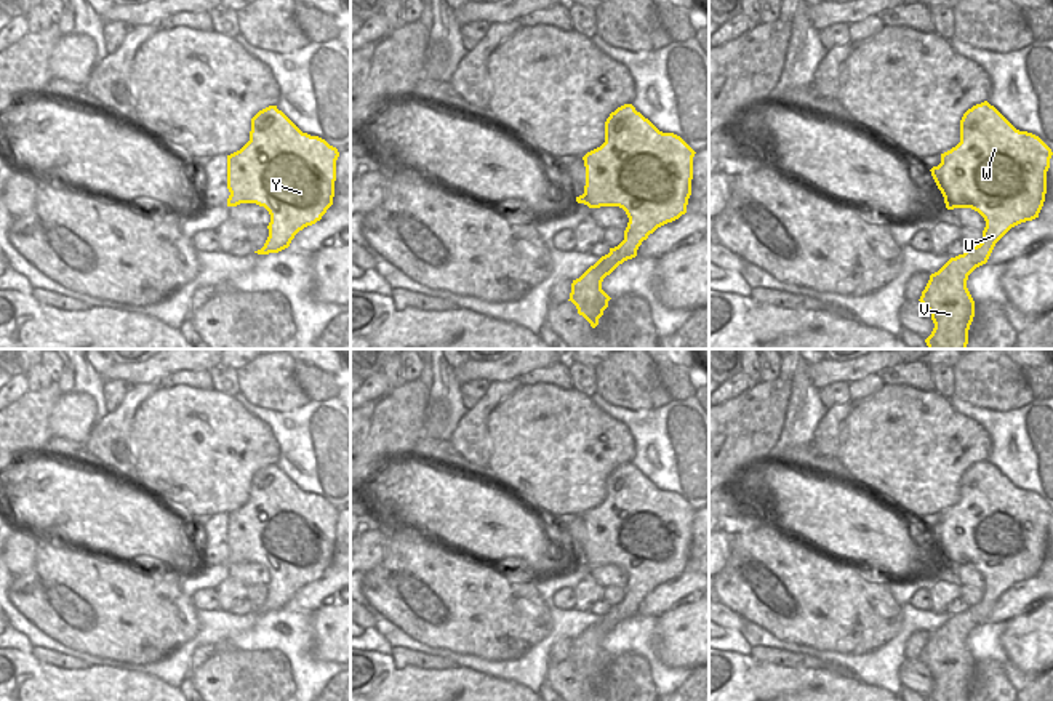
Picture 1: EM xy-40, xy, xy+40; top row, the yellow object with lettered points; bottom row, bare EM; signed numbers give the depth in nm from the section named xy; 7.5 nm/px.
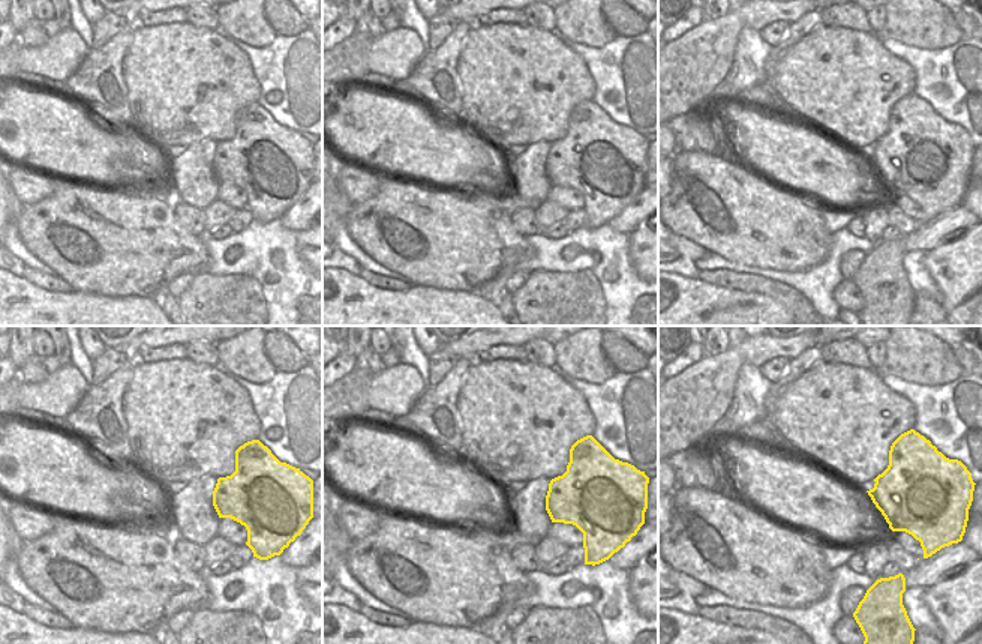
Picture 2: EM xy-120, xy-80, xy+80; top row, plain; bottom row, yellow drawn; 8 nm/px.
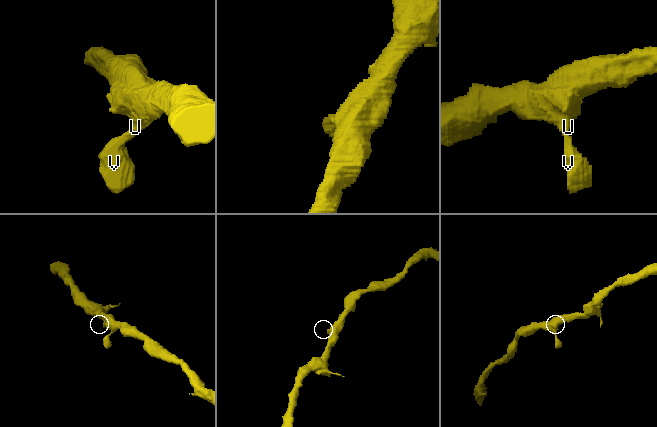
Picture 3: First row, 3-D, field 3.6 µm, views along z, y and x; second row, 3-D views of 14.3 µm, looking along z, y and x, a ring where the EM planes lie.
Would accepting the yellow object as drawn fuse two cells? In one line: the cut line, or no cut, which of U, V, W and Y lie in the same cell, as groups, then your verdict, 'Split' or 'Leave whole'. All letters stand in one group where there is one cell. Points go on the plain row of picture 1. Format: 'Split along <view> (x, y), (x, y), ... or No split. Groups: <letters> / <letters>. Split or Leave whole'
No split. Groups: U V W Y. Leave whole

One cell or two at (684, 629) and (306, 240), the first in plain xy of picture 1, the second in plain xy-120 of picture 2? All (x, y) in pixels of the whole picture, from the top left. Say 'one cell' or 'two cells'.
one cell

